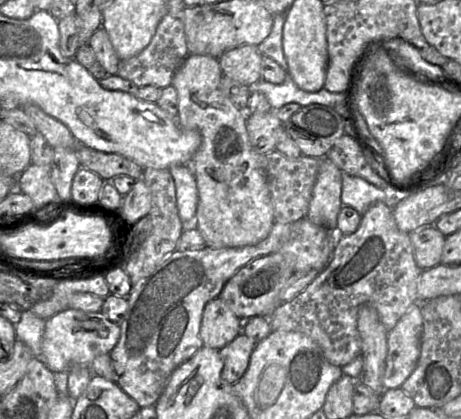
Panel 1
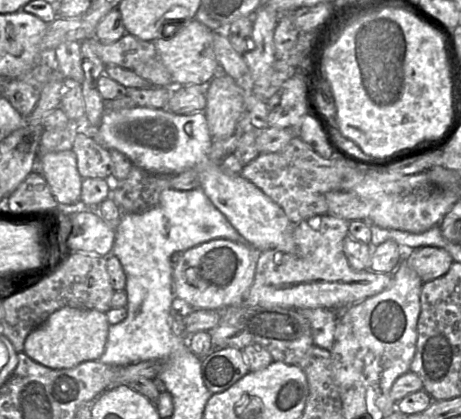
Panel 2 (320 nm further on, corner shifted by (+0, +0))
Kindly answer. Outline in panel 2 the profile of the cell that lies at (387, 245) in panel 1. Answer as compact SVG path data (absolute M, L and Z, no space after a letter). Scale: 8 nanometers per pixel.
M237 306L225 309L221 321L210 331L213 349L233 347L243 350L250 345L266 349L274 361L297 363L314 345L312 329L307 318L298 310L280 306Z

